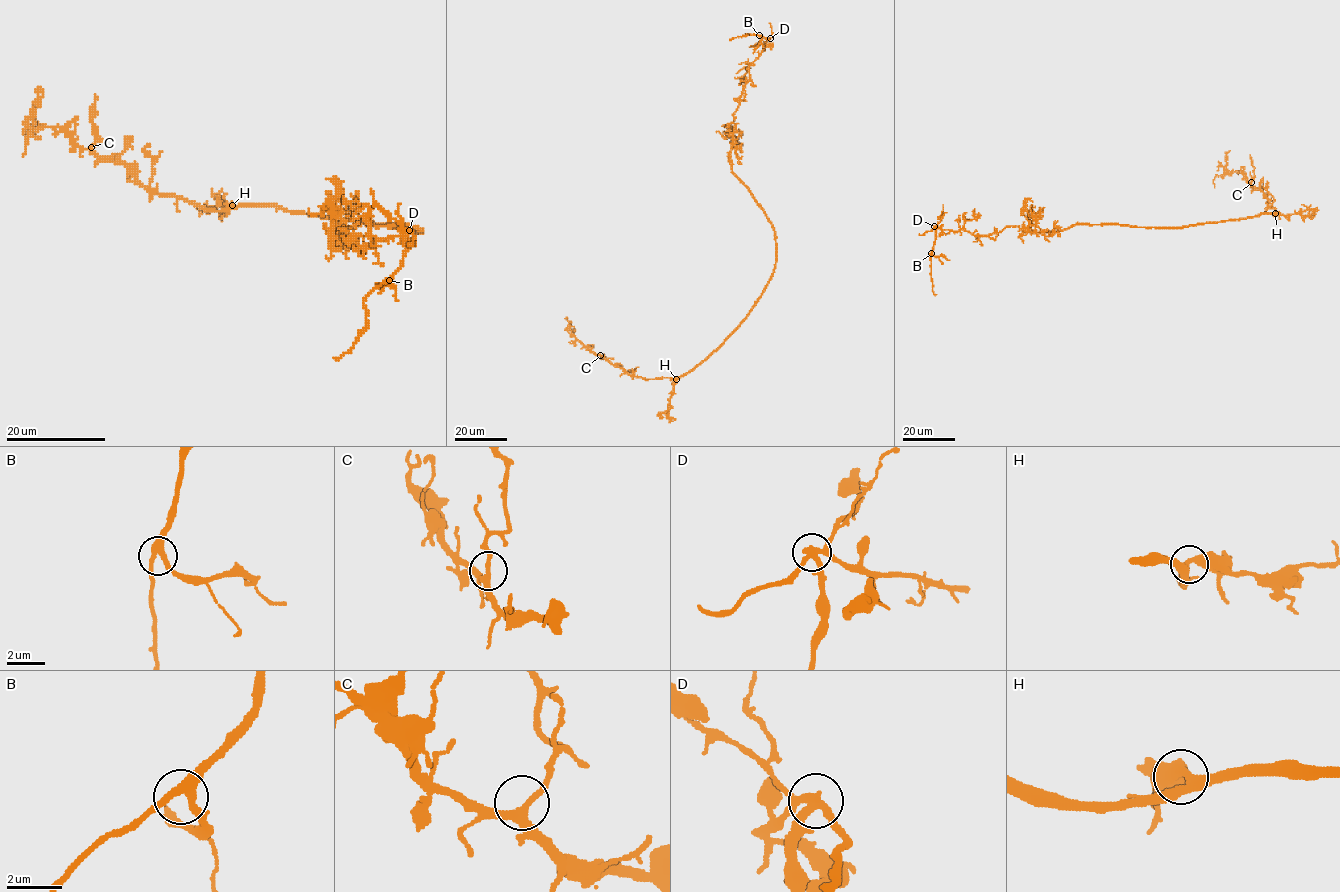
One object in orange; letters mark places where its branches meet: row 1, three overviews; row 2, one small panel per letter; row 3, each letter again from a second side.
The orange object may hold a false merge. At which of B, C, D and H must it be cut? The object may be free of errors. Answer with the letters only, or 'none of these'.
D

